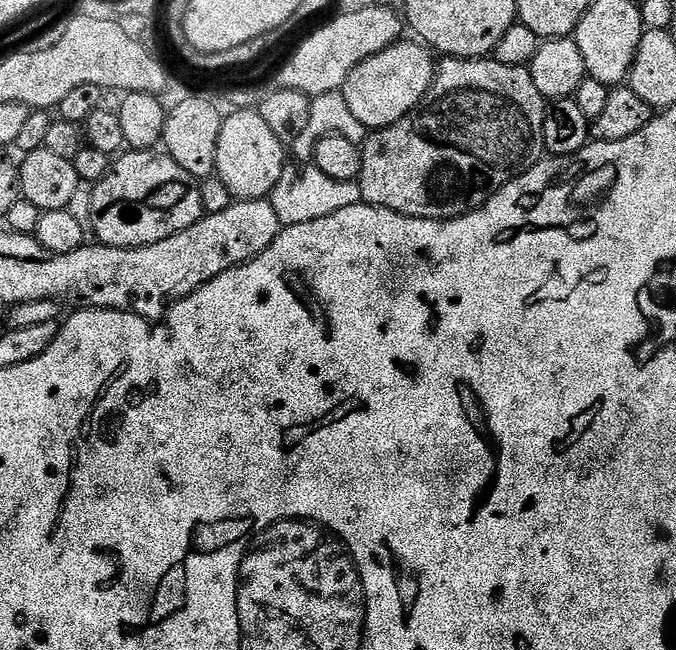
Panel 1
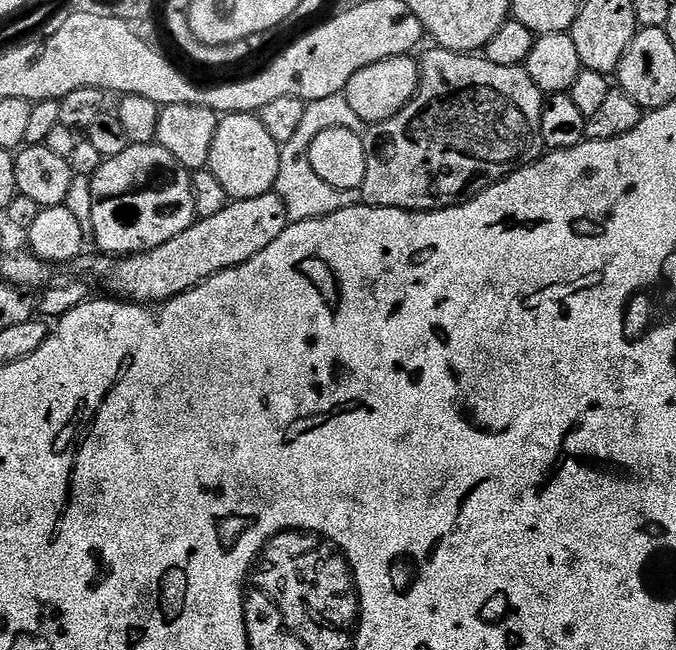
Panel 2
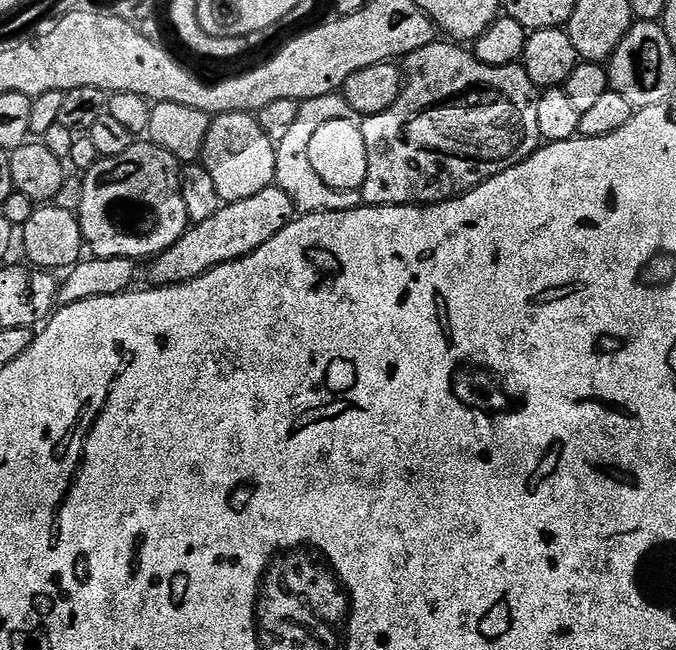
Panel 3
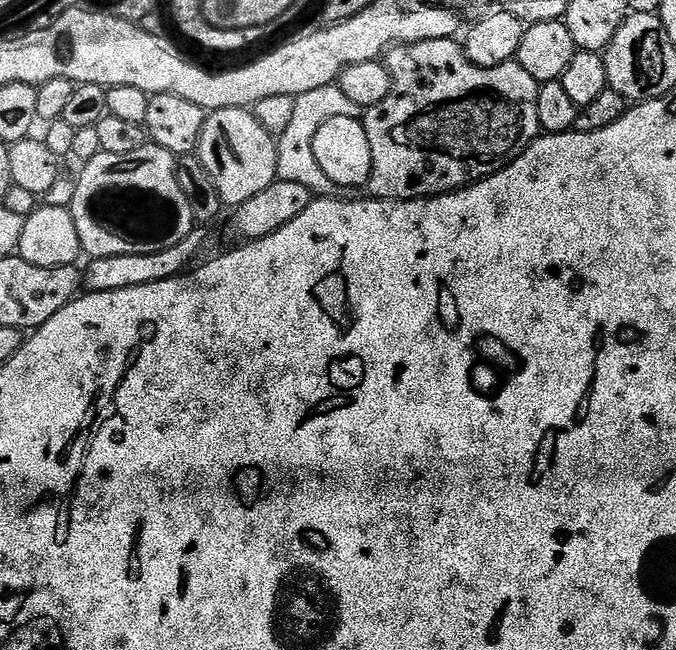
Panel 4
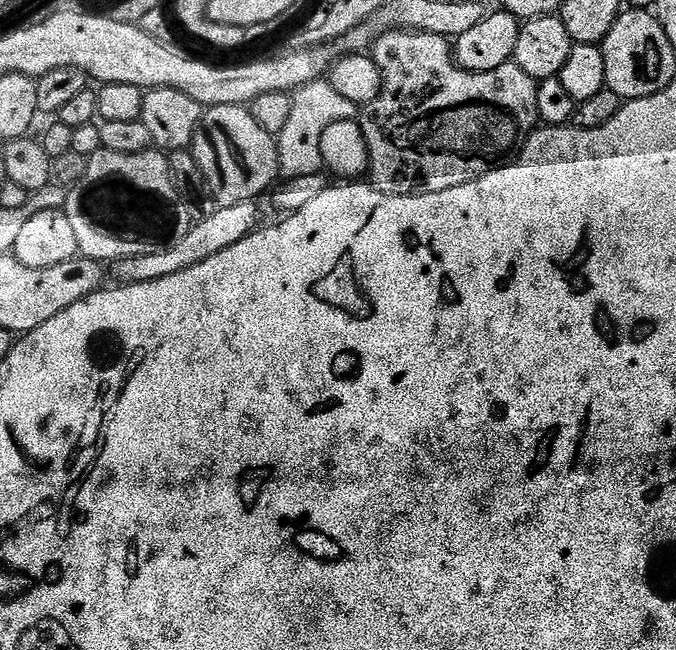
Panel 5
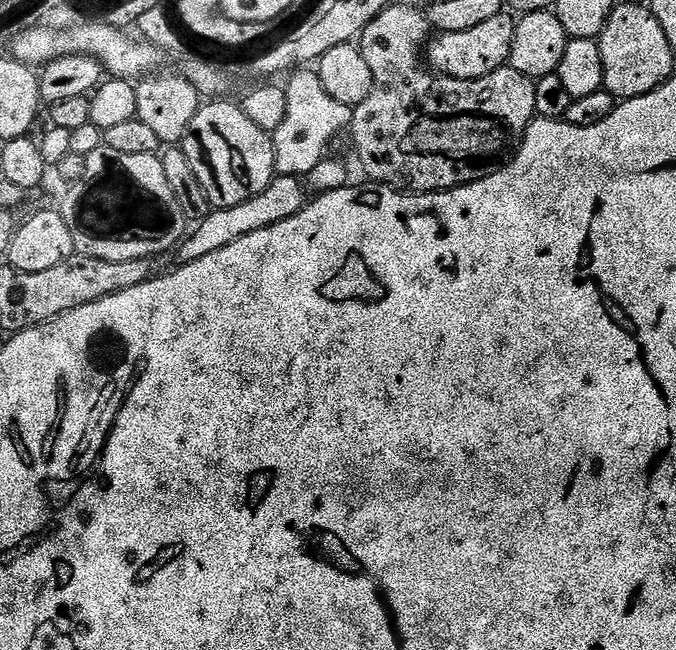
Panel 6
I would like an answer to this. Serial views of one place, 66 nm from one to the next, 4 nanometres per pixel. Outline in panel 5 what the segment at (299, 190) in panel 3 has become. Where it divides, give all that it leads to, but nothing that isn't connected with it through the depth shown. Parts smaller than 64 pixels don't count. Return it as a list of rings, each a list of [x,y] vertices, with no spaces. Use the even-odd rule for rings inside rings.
[[[321,78],[302,86],[291,93],[290,119],[286,126],[282,126],[276,140],[276,153],[280,159],[280,172],[283,175],[299,178],[301,176],[314,176],[322,168],[322,152],[319,150],[323,131],[334,122],[355,121],[358,116],[358,106],[350,102],[350,98],[342,98],[334,86],[330,86],[327,78]]]

